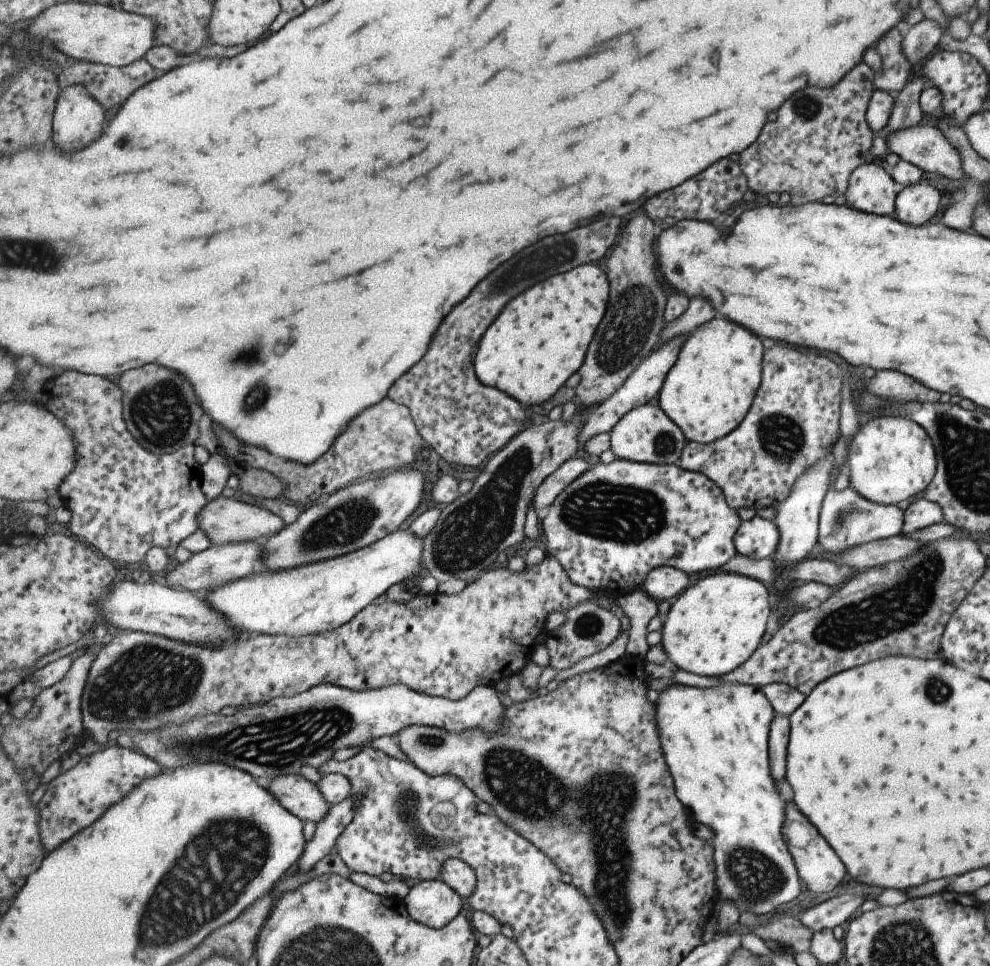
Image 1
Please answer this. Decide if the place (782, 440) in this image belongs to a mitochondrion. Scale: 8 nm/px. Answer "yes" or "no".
yes

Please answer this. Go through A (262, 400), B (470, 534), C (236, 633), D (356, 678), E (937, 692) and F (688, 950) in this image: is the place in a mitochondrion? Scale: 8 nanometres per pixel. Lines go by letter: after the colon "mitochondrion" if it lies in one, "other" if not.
A: mitochondrion
B: mitochondrion
C: other
D: other
E: mitochondrion
F: other

